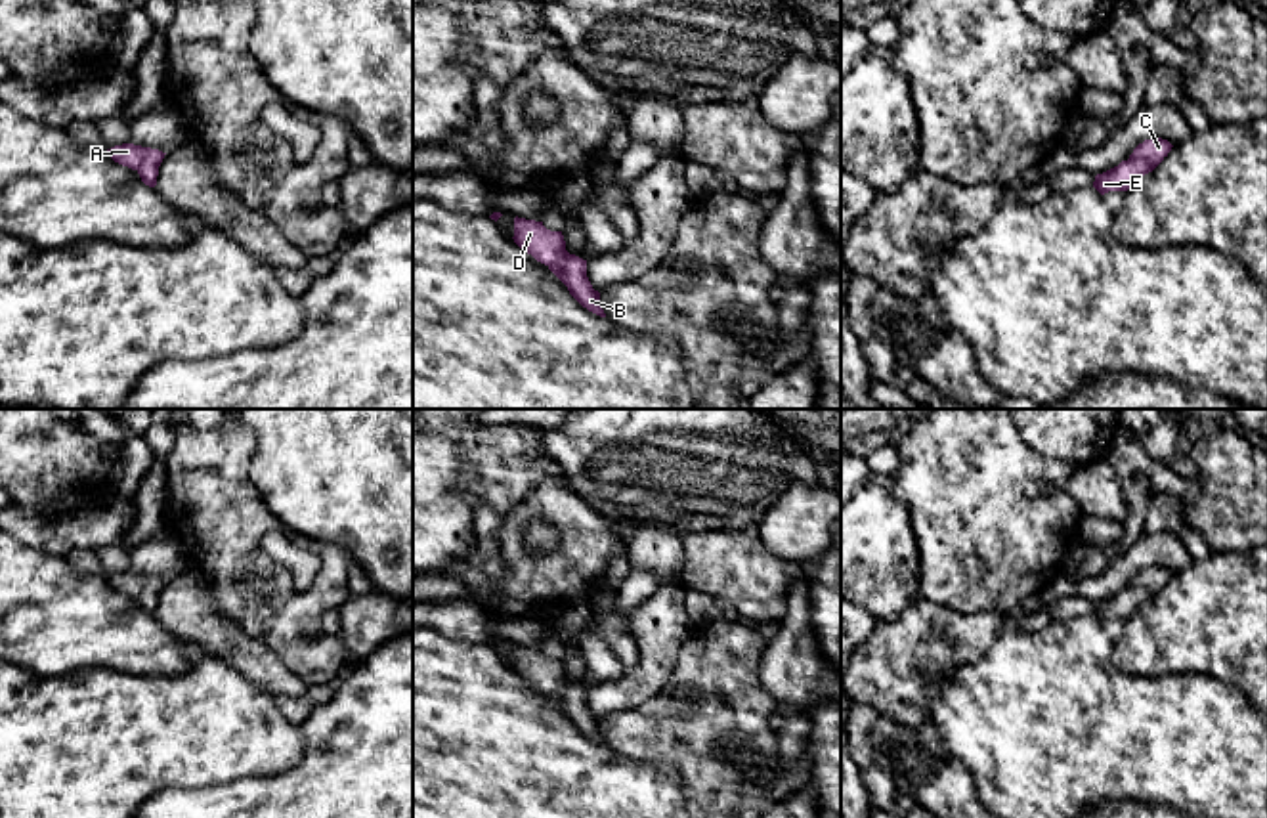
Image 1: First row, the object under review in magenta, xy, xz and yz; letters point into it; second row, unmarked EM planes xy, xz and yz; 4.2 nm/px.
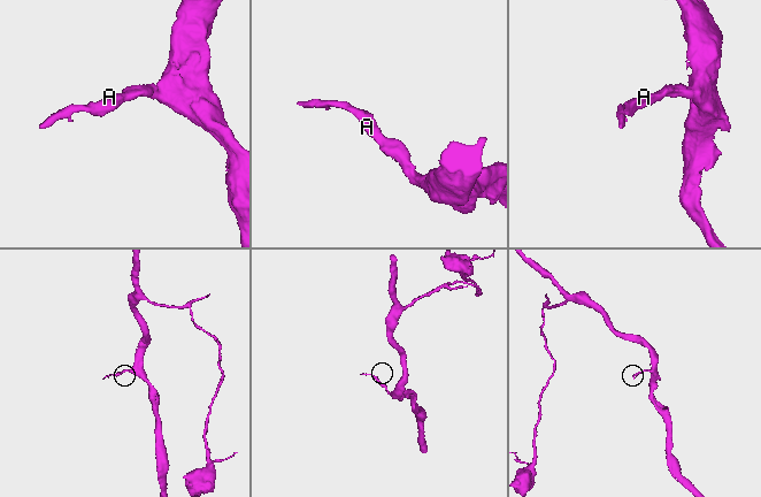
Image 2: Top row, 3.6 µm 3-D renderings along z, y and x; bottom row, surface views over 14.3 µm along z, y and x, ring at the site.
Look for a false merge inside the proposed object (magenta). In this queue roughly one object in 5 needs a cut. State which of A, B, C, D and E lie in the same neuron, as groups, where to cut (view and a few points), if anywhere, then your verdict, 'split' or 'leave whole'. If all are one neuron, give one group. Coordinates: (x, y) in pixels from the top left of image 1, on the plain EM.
A B C D E | no cut | leave whole

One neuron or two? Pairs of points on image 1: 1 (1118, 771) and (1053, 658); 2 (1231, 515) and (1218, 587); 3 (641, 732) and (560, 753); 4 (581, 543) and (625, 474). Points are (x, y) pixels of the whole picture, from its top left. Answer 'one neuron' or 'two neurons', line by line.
1: one neuron
2: two neurons
3: two neurons
4: two neurons

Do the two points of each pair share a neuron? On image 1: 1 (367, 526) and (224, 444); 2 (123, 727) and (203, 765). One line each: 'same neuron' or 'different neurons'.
1: different neurons
2: same neuron

